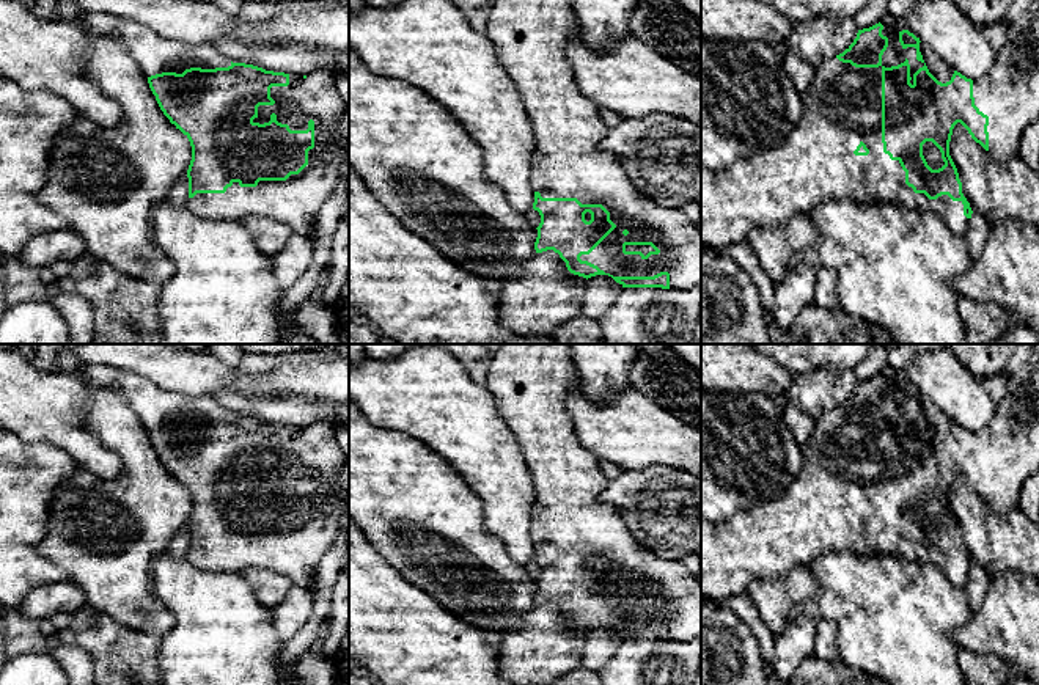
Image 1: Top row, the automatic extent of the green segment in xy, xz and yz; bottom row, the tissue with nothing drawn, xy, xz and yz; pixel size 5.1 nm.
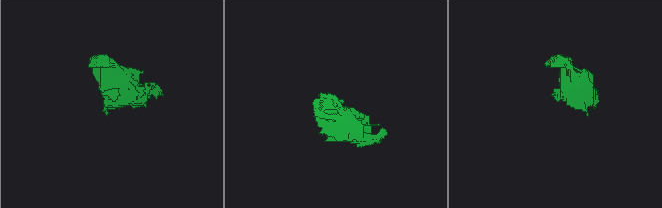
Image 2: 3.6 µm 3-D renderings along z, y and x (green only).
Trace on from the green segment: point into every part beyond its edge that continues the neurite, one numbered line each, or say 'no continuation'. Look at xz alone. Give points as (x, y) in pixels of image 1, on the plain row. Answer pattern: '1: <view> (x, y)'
1: xz (530, 382)

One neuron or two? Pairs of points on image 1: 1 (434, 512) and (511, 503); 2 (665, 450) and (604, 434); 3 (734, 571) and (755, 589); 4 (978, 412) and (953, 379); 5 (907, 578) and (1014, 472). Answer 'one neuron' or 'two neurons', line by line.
1: two neurons
2: one neuron
3: two neurons
4: one neuron
5: two neurons

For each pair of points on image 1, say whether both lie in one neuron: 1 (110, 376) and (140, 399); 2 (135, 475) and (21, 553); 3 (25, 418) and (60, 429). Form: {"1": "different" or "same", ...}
{"1": "same", "2": "different", "3": "same"}

